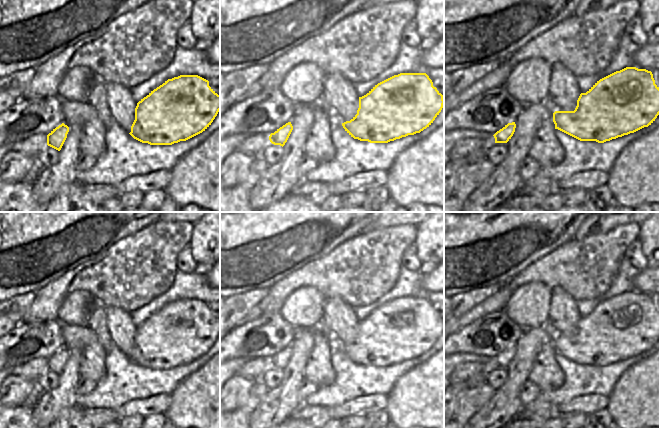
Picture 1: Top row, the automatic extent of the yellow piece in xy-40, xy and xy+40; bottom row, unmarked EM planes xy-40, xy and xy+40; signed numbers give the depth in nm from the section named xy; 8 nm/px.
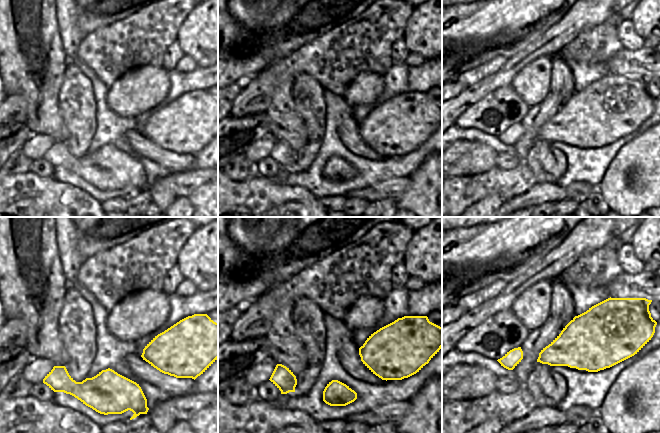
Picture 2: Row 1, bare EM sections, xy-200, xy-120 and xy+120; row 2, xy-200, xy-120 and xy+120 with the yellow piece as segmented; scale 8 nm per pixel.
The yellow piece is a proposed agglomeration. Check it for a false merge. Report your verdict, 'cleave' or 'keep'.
keep

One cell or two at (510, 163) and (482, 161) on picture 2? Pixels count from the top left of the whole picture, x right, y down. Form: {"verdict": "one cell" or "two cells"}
{"verdict": "two cells"}

